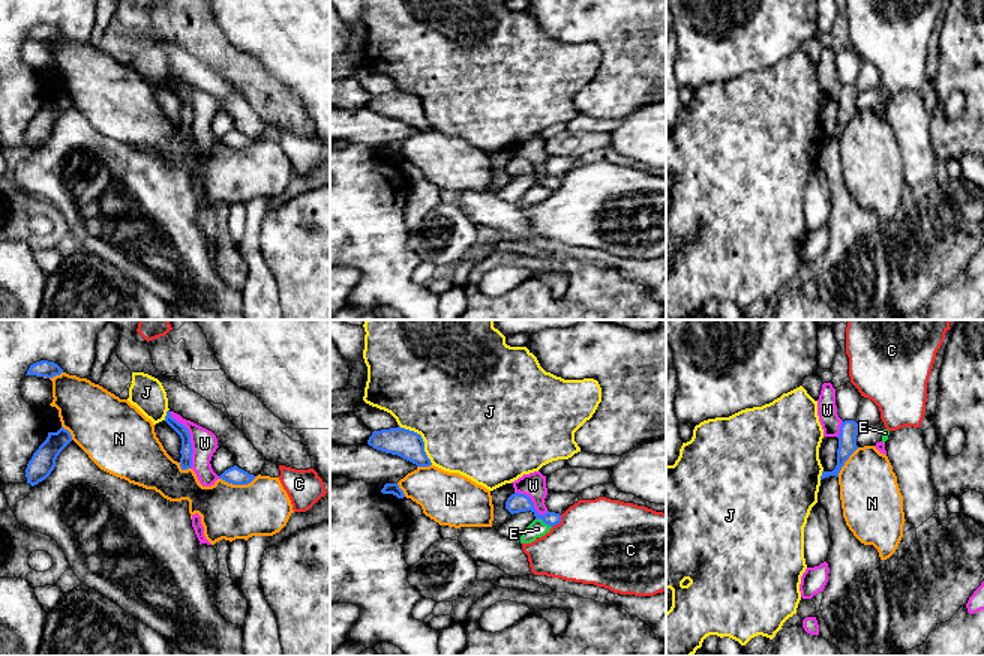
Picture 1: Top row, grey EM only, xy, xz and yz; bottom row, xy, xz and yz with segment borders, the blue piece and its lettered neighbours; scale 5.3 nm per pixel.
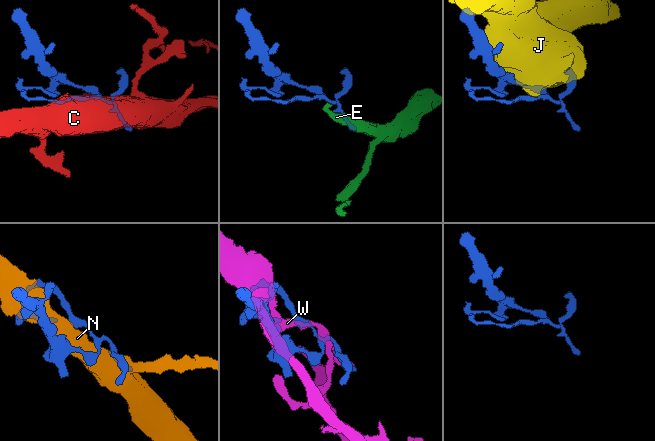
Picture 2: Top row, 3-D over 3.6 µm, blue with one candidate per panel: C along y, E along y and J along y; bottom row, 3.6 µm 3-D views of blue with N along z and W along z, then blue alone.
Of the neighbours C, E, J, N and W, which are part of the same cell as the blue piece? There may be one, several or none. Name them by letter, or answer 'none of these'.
none of these

